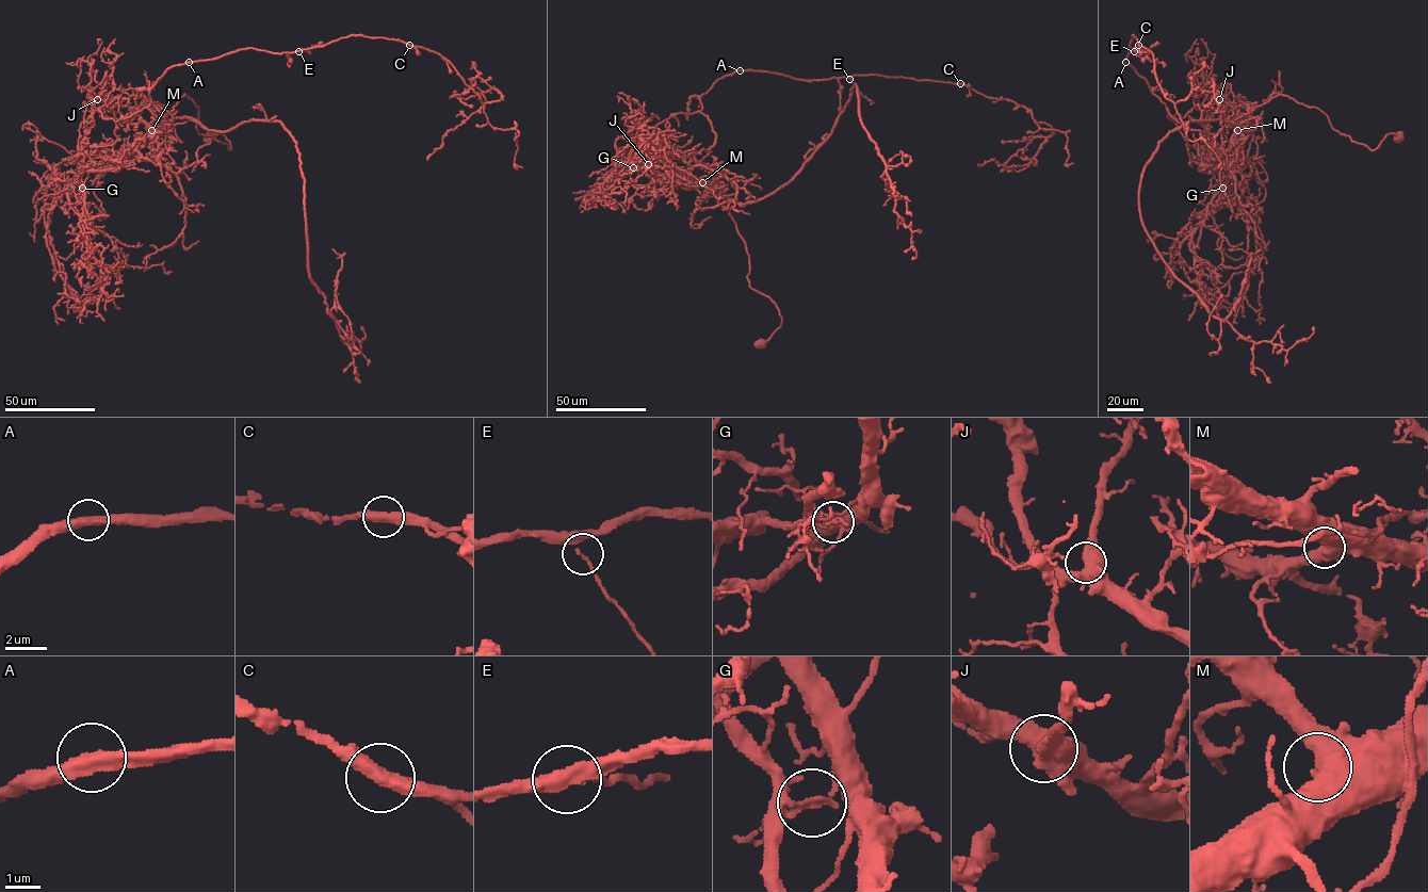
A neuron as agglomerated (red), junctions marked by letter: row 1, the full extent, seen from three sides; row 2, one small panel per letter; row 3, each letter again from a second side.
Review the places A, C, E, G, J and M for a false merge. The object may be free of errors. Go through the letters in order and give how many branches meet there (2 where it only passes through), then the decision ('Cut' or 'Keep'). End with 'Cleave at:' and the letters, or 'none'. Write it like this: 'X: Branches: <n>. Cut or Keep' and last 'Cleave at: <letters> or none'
A: Branches: 2. Keep
C: Branches: 2. Keep
E: Branches: 2. Keep
G: Branches: 2. Cut
J: Branches: 3. Keep
M: Branches: 2. Keep
Cleave at: G

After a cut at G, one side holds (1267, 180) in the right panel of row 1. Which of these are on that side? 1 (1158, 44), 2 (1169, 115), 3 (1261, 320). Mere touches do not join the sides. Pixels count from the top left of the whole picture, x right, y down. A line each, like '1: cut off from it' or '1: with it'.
1: cut off from it
2: cut off from it
3: cut off from it

